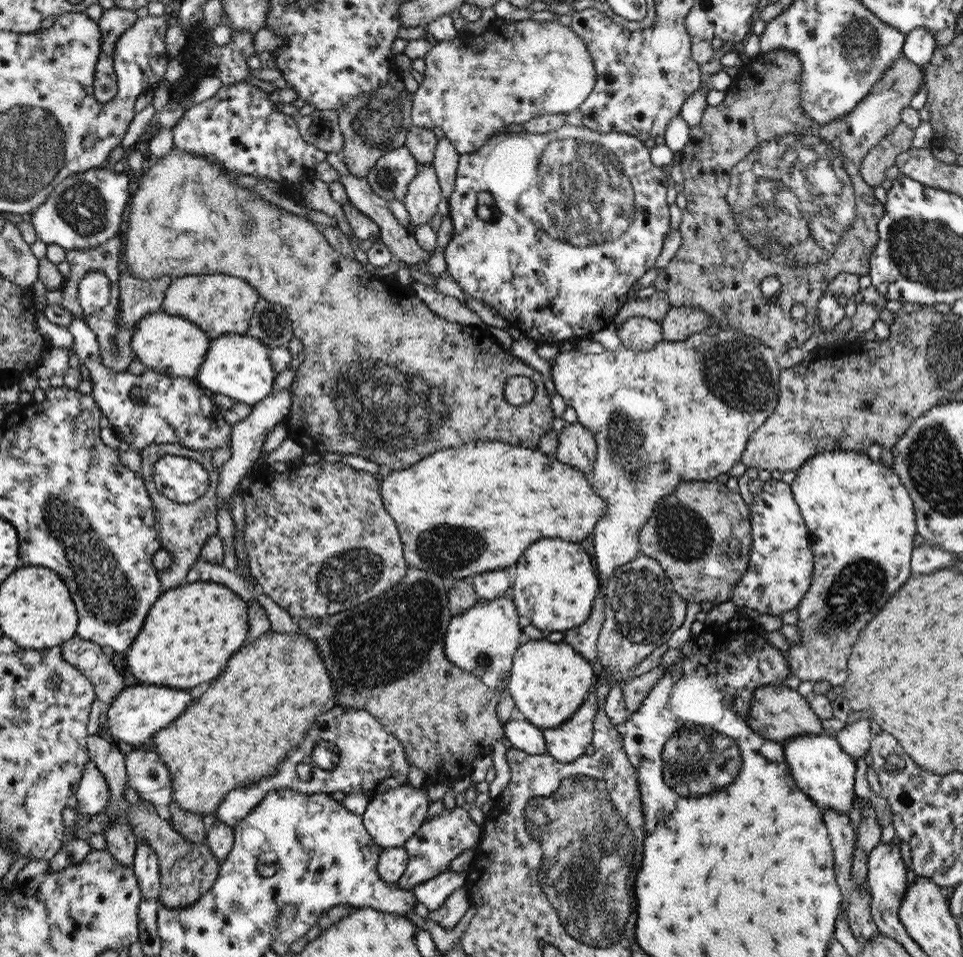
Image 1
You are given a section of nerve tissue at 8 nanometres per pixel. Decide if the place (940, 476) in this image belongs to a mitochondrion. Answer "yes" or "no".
yes

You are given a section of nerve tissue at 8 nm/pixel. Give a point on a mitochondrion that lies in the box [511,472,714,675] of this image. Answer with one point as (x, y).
(642, 607)

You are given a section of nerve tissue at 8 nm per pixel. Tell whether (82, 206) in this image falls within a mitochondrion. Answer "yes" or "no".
yes

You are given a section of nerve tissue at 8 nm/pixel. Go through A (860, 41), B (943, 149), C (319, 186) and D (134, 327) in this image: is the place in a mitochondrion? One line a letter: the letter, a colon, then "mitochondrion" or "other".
A: mitochondrion
B: other
C: other
D: other

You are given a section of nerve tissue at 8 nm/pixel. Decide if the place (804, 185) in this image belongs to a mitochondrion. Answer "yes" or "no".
yes

